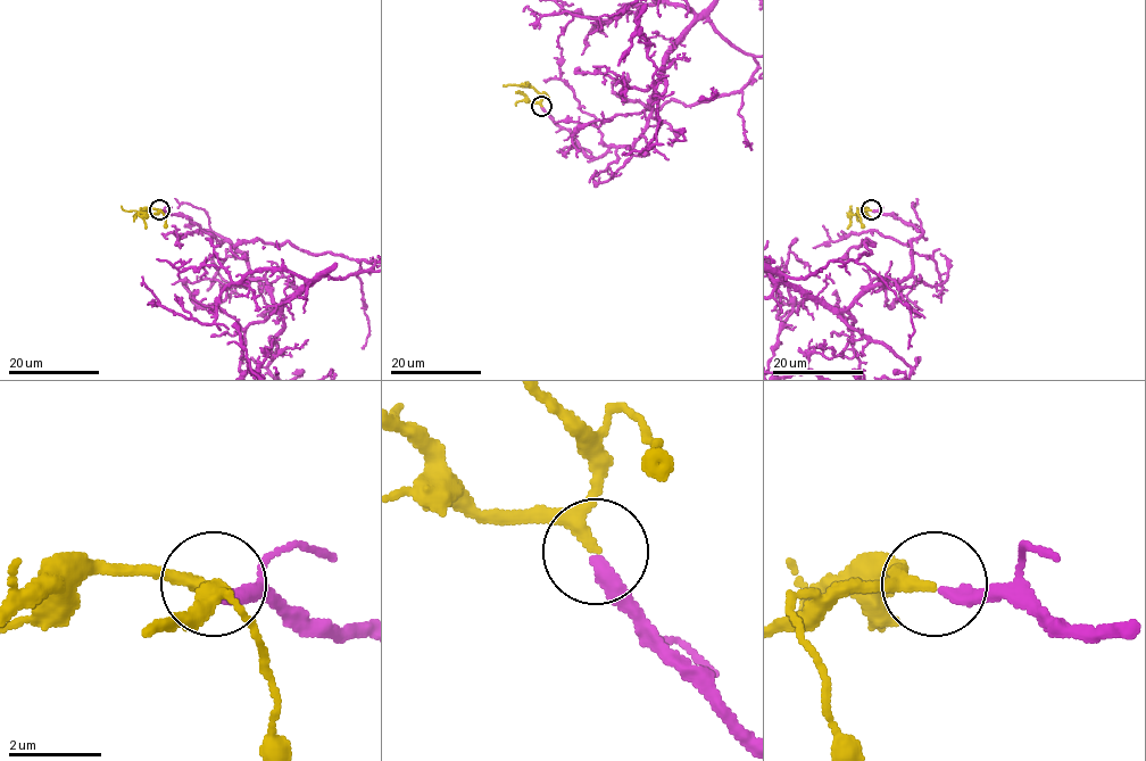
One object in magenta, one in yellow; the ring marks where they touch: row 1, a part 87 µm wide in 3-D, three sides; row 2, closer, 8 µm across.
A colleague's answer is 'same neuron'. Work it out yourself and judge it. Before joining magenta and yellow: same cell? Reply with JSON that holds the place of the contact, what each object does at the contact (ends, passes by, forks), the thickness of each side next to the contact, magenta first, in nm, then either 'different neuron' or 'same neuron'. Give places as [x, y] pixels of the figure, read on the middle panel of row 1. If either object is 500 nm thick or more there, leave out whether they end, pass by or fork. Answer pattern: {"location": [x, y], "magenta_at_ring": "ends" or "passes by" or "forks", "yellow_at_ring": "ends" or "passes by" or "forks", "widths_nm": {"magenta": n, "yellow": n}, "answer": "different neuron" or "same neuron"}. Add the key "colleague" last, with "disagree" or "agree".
{"location": [541, 106], "magenta_at_ring": "ends", "yellow_at_ring": "passes by", "widths_nm": {"magenta": 320, "yellow": 200}, "answer": "same neuron", "colleague": "agree"}

